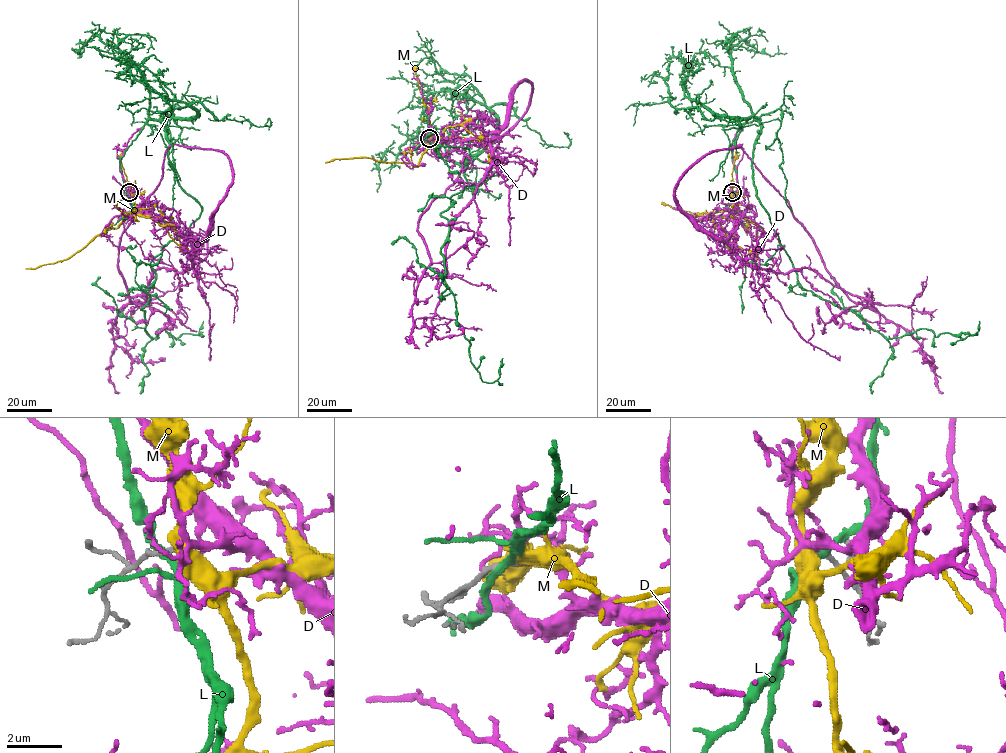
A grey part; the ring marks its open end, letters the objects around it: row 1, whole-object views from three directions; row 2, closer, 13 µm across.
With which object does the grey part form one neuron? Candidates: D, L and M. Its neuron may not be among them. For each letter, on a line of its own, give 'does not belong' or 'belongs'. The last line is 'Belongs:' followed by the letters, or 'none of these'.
D: belongs
L: does not belong
M: does not belong
Belongs: D

